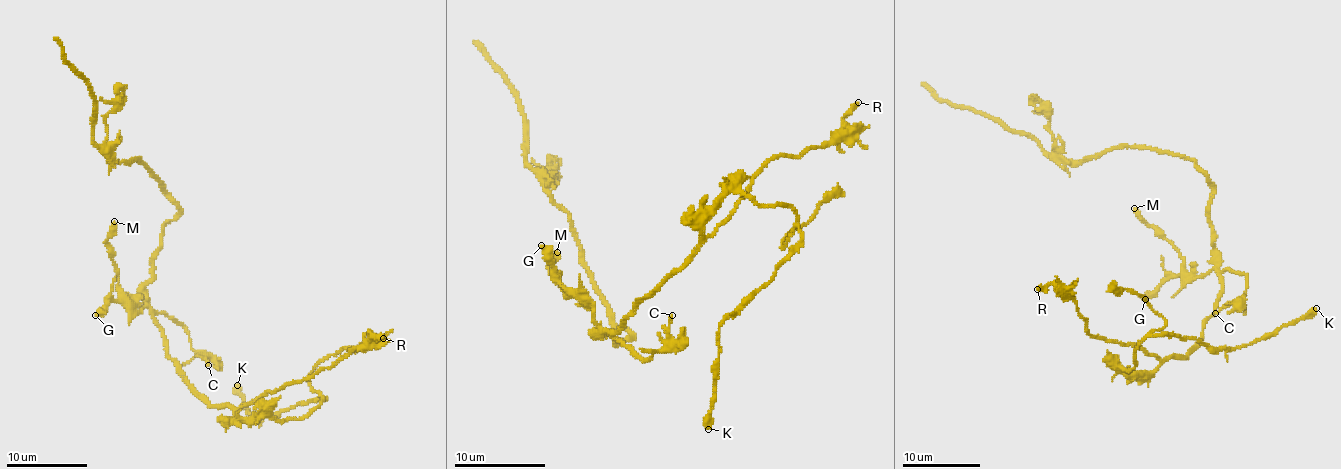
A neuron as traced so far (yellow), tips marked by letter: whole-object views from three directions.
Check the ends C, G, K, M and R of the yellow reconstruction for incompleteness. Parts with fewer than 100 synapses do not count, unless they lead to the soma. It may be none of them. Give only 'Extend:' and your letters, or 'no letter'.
Extend: no letter

